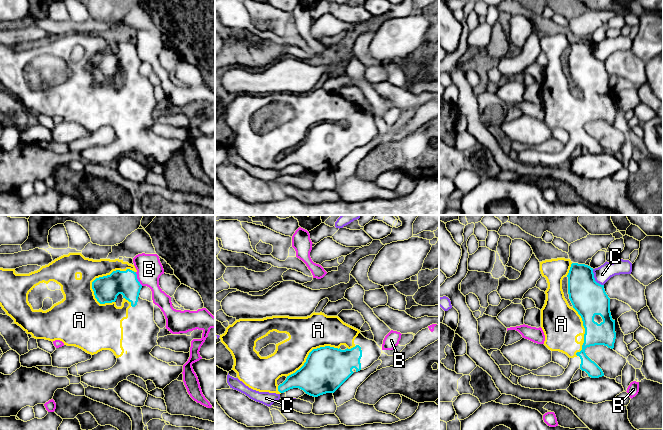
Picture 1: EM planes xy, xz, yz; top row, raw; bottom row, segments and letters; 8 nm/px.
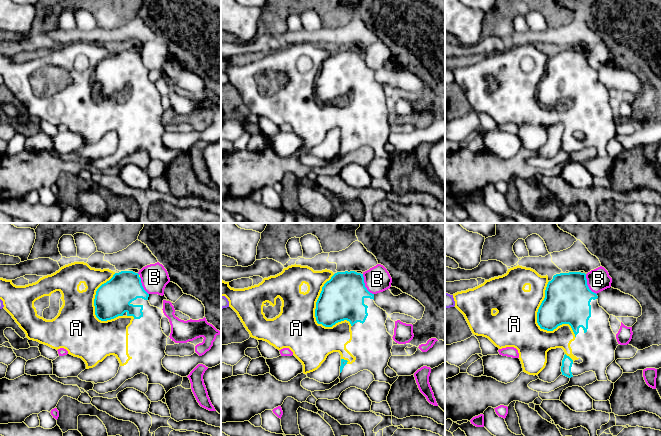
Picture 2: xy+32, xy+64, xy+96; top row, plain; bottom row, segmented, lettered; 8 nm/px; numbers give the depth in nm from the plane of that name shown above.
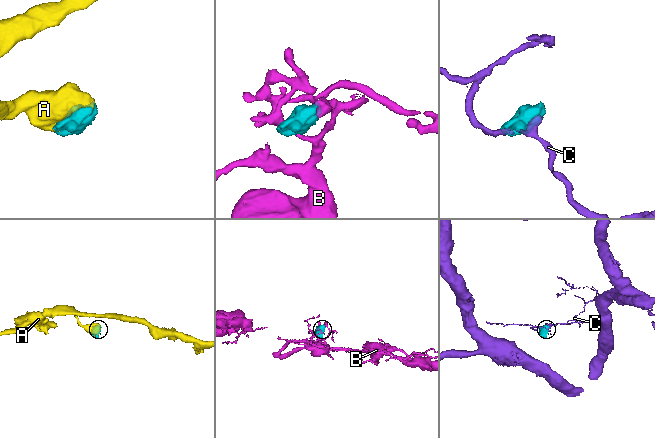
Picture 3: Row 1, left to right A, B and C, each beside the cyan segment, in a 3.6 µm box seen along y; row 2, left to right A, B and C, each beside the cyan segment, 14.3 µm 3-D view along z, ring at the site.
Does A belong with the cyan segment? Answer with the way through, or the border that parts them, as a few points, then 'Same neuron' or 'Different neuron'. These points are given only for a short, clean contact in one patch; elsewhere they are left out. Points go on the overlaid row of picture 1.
Same neuron

